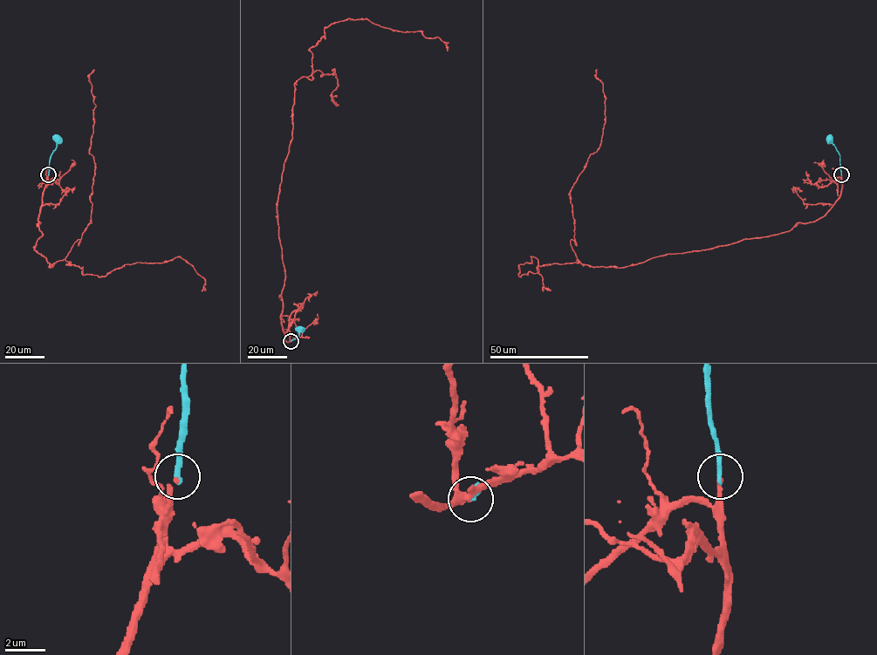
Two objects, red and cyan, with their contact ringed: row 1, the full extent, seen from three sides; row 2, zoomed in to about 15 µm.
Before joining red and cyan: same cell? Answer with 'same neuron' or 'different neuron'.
same neuron

